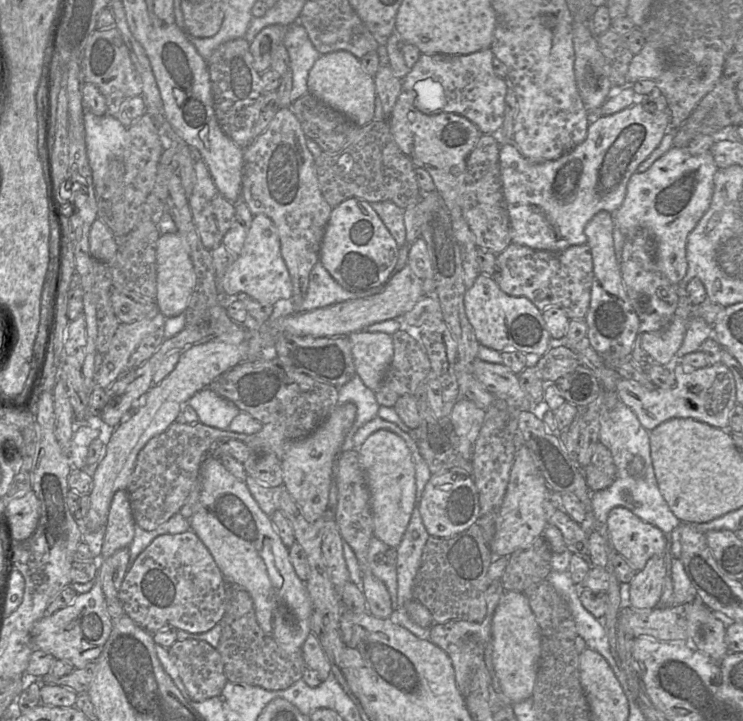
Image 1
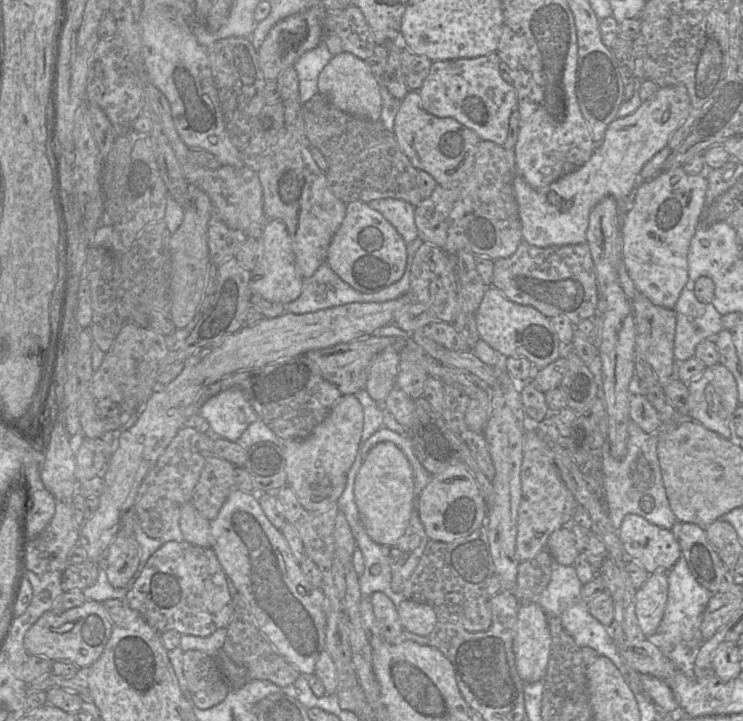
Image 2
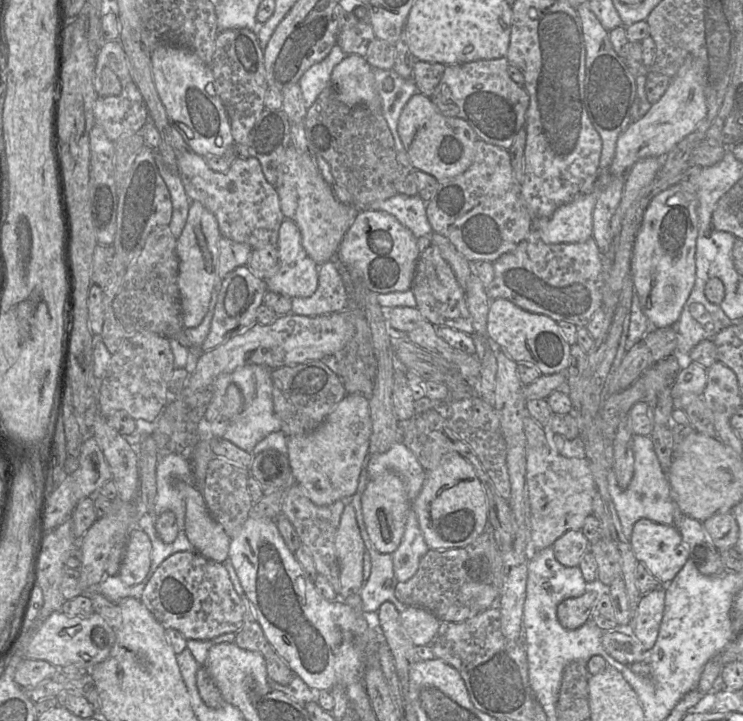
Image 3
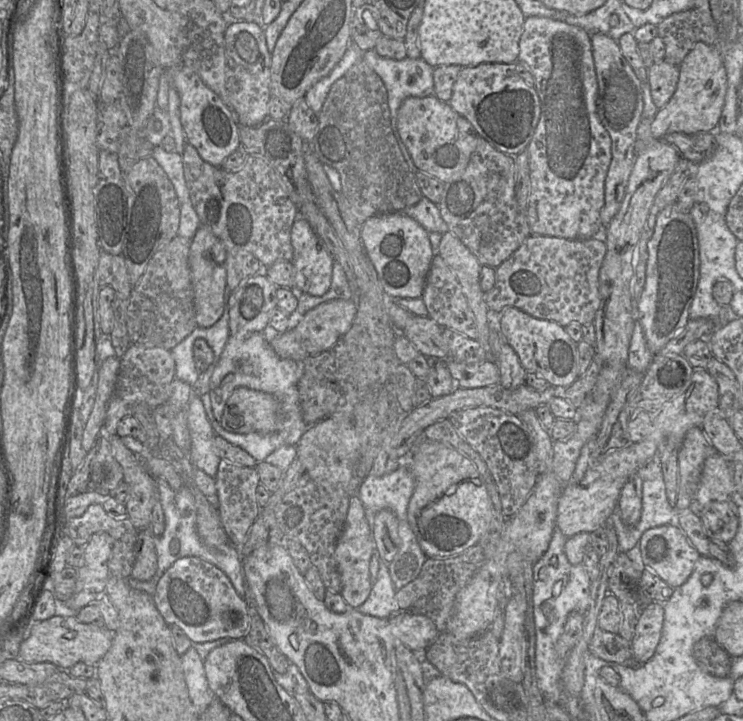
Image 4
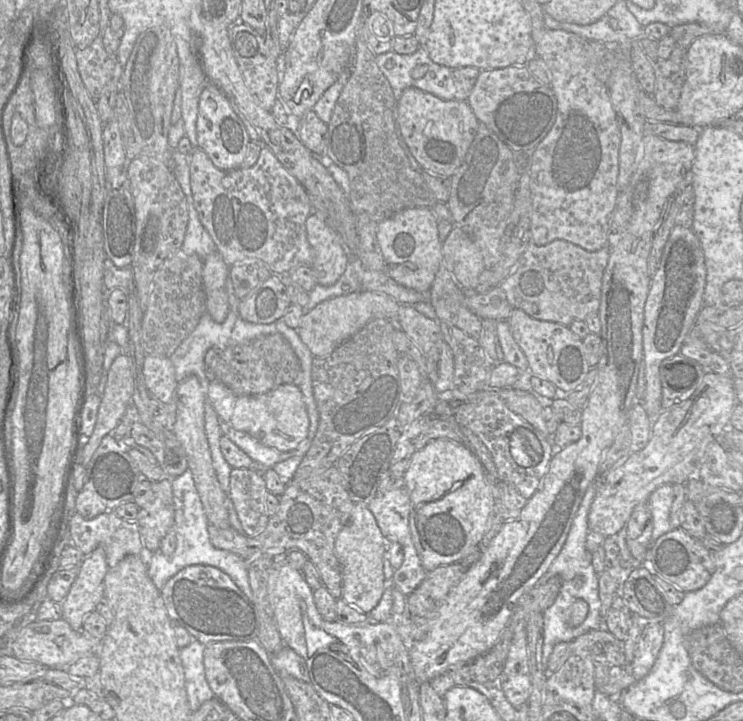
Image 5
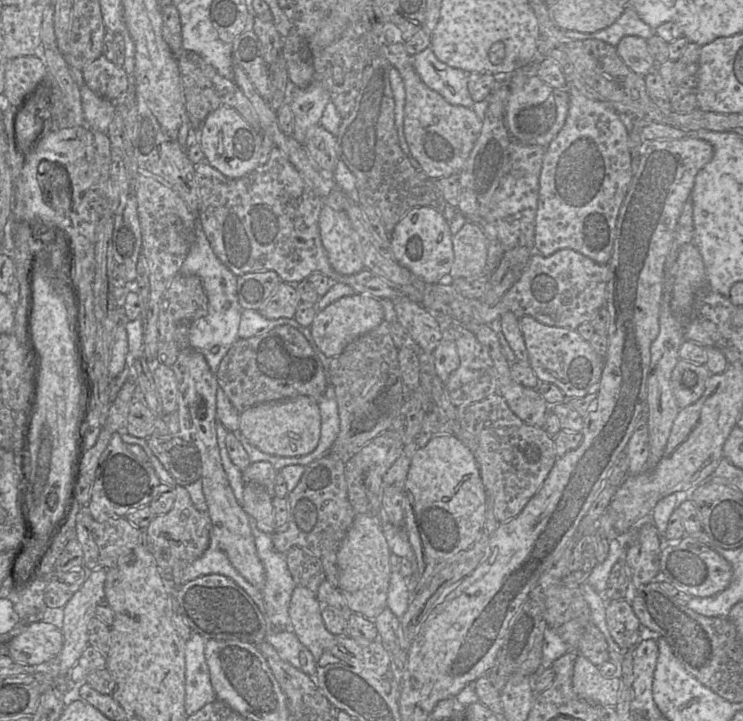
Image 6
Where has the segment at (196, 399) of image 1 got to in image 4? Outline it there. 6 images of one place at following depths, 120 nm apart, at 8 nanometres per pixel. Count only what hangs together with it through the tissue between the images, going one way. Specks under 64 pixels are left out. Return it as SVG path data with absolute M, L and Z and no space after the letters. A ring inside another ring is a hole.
M255 332L245 337L229 336L210 377L209 397L211 421L217 436L222 437L234 446L238 446L250 454L256 462L265 461L267 456L283 445L296 446L307 426L302 418L299 403L298 382L304 375L304 362L280 358L271 347L262 332ZM237 387L247 387L253 390L269 393L278 401L277 422L275 430L267 434L256 432L248 434L230 433L218 422L223 415L225 404Z

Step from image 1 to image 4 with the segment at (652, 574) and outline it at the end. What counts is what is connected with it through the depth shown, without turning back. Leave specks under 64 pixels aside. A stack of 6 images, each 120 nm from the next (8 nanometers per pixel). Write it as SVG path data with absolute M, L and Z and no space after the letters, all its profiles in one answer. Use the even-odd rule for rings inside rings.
M653 601L643 608L631 641L633 657L644 664L654 655L661 638L664 620L663 604Z

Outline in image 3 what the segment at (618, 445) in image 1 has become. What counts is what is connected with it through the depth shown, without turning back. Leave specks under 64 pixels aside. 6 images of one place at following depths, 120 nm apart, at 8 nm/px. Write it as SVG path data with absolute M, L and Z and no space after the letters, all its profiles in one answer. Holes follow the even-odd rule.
M633 435L634 474L629 486L622 489L617 482L614 469L608 469L607 482L609 494L618 514L622 531L630 540L635 523L640 519L648 519L658 524L673 525L673 499L667 474L662 469L654 451L651 436Z

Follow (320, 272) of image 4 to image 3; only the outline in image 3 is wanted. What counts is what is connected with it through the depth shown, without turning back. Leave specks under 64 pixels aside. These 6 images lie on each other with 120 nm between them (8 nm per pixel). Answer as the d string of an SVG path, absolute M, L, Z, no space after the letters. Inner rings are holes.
M290 219L279 228L278 265L276 273L264 279L268 290L290 298L310 297L318 287L319 265L309 257L297 225Z

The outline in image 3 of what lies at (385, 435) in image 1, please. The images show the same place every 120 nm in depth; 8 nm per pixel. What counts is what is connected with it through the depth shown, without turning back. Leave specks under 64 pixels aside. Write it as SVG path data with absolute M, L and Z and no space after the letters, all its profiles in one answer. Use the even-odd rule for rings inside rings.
M390 470L369 477L361 497L361 508L366 531L373 546L380 553L392 554L401 542L408 511L411 509L401 478Z

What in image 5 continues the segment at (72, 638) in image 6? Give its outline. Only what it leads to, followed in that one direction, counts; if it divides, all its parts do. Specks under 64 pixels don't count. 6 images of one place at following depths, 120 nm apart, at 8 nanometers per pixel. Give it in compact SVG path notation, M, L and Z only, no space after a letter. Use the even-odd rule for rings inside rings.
M97 547L85 556L79 574L61 603L61 614L73 630L83 632L85 617L96 609L104 597L104 580L109 570L105 551Z

